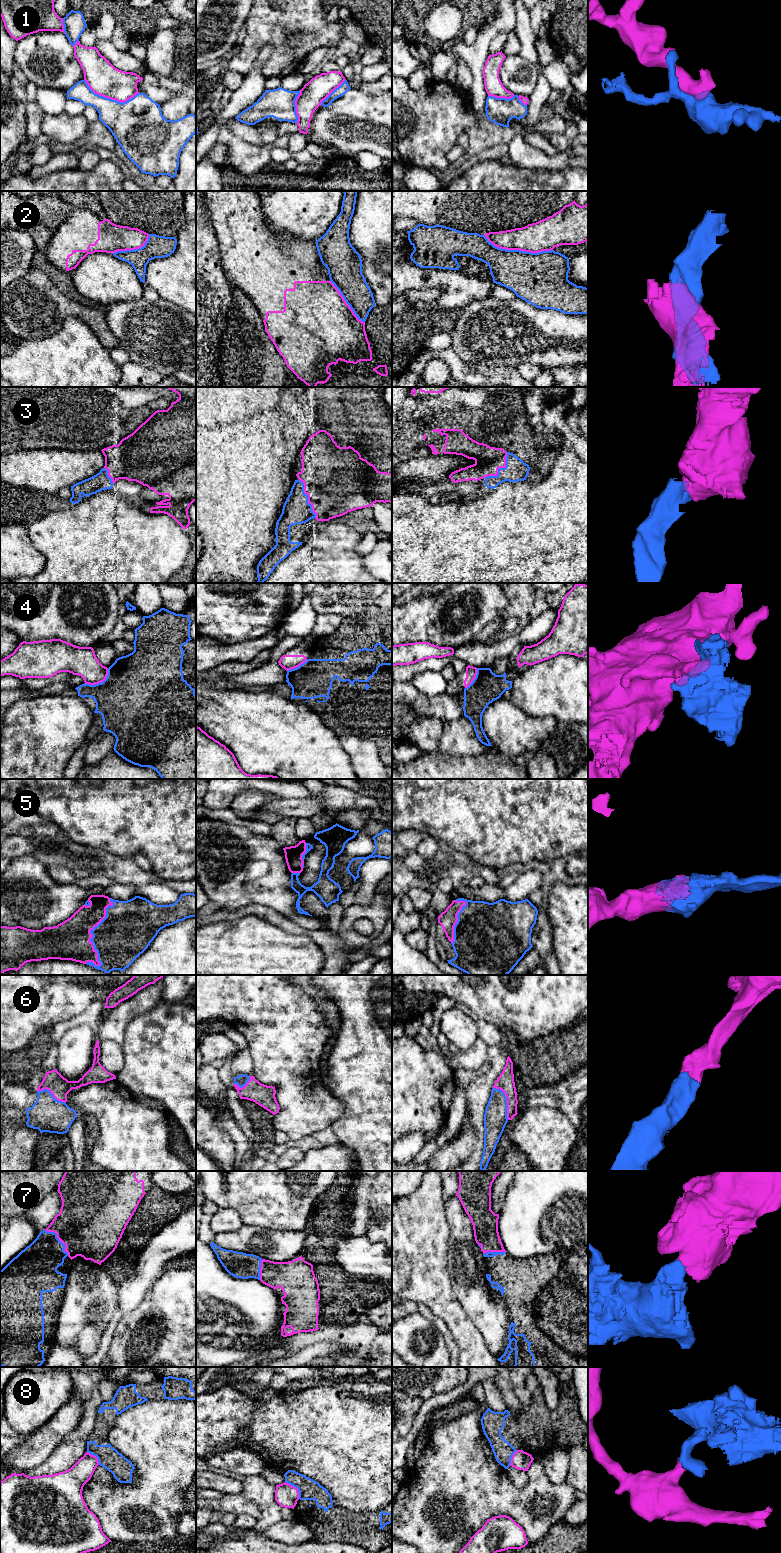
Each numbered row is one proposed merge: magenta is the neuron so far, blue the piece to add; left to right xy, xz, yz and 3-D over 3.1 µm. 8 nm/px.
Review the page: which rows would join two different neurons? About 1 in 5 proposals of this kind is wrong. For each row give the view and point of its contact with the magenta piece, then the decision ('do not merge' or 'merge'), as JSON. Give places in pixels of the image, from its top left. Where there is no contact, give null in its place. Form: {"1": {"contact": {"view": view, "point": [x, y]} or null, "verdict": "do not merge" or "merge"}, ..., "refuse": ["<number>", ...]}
{"1": {"contact": {"view": "xy", "point": [110, 98]}, "verdict": "do not merge"}, "2": {"contact": {"view": "yz", "point": [518, 249]}, "verdict": "do not merge"}, "3": {"contact": {"view": "xz", "point": [308, 499]}, "verdict": "merge"}, "4": {"contact": {"view": "xy", "point": [99, 682]}, "verdict": "do not merge"}, "5": {"contact": {"view": "xy", "point": [92, 936]}, "verdict": "merge"}, "6": {"contact": {"view": "yz", "point": [507, 1101]}, "verdict": "merge"}, "7": {"contact": {"view": "xy", "point": [58, 1238]}, "verdict": "merge"}, "8": {"contact": {"view": "xz", "point": [296, 1488]}, "verdict": "do not merge"}, "refuse": ["1", "2", "4", "8"]}

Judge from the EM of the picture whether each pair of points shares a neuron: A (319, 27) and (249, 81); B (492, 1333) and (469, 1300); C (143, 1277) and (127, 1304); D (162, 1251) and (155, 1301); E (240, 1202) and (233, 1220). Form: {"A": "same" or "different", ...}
{"A": "different", "B": "same", "C": "same", "D": "different", "E": "different"}

